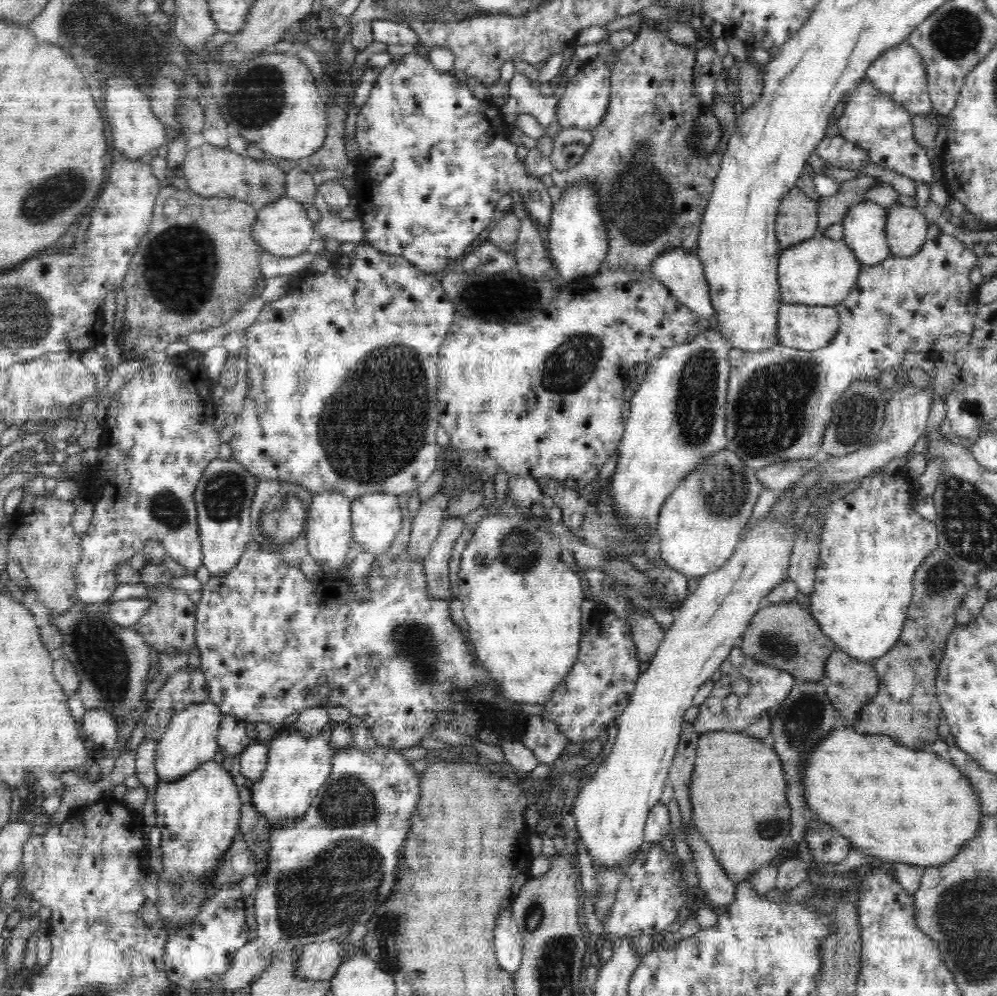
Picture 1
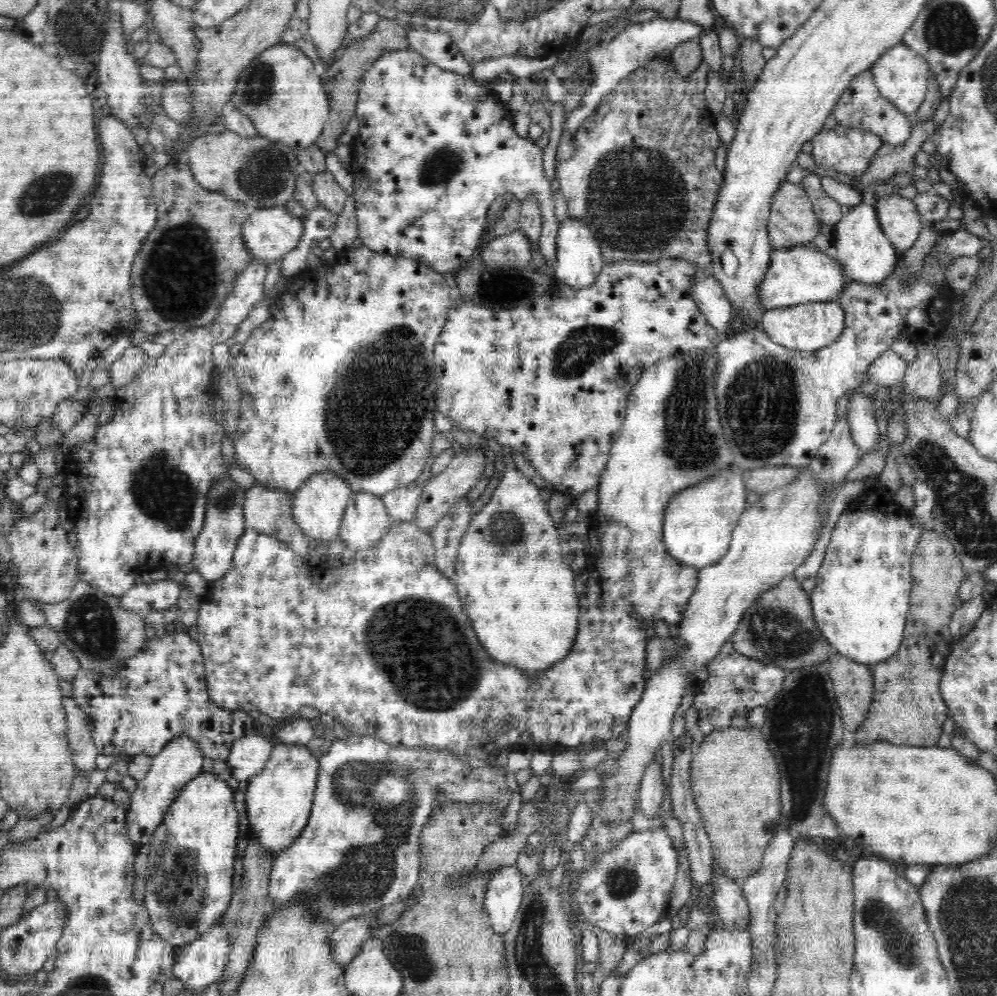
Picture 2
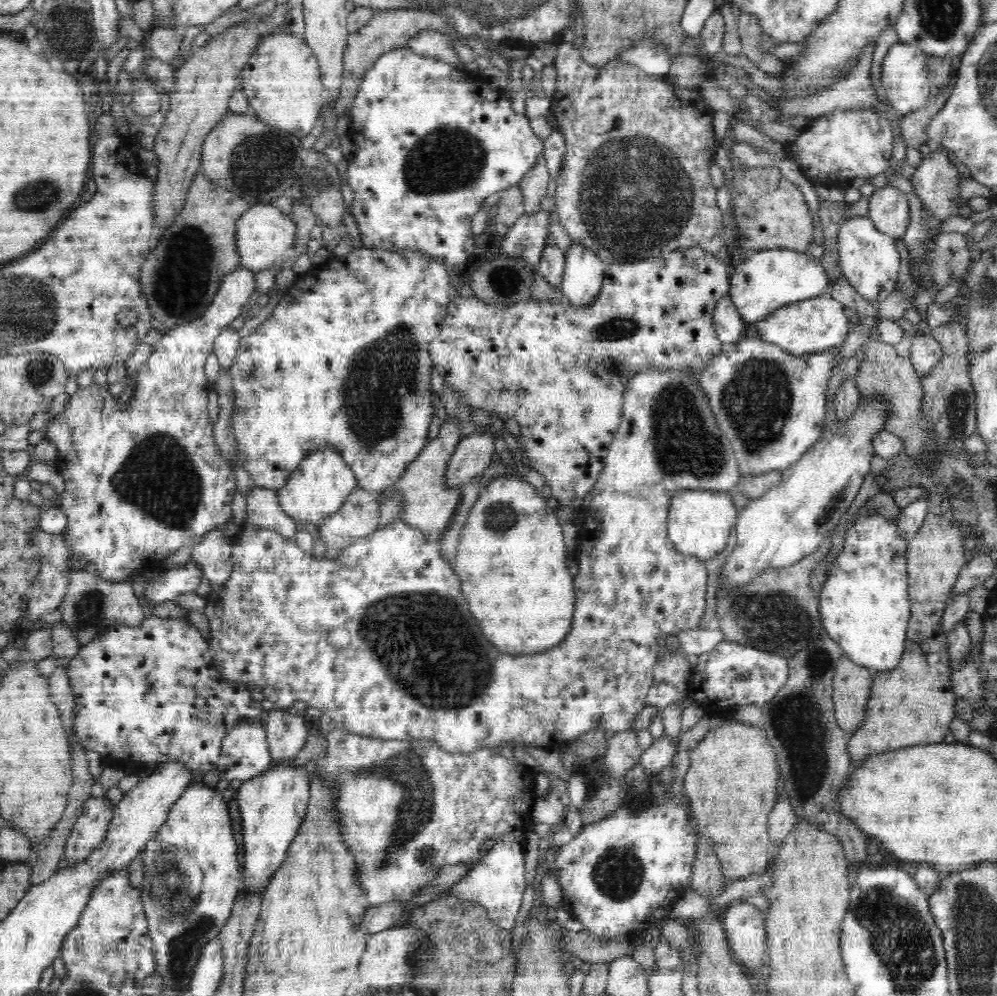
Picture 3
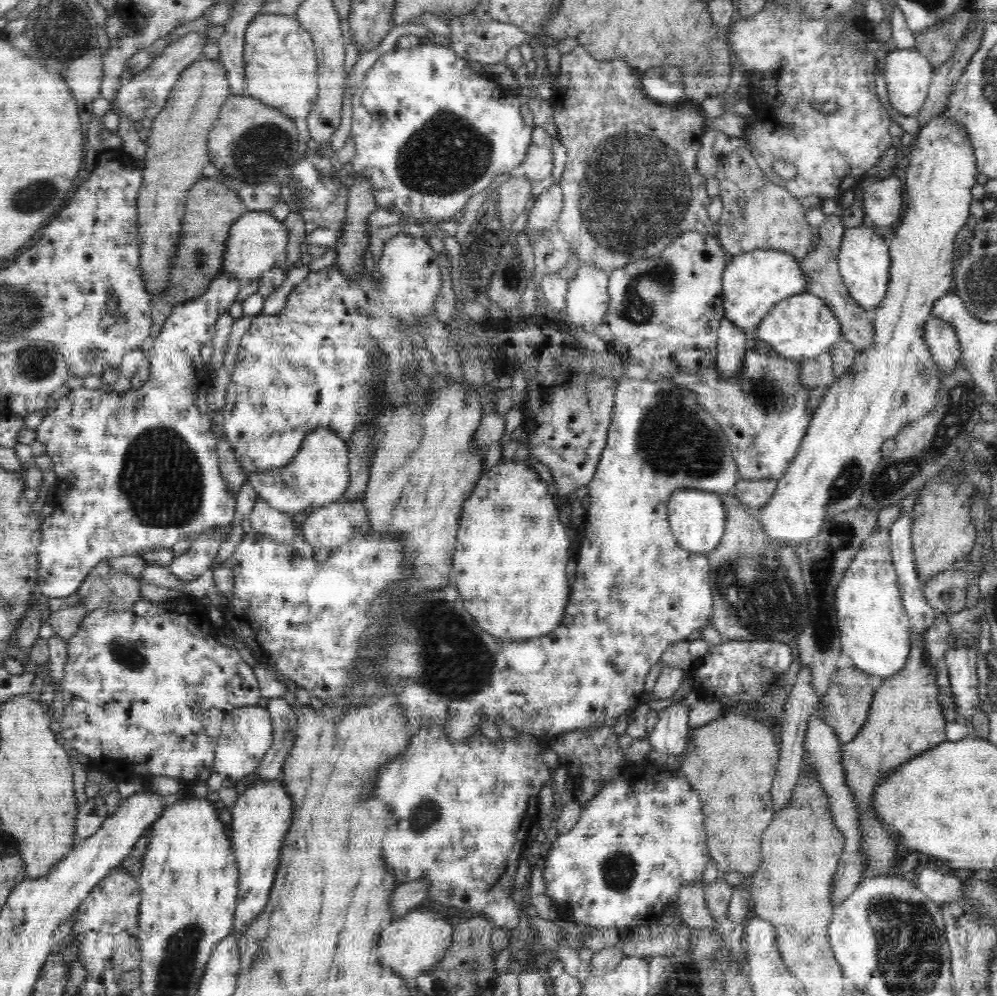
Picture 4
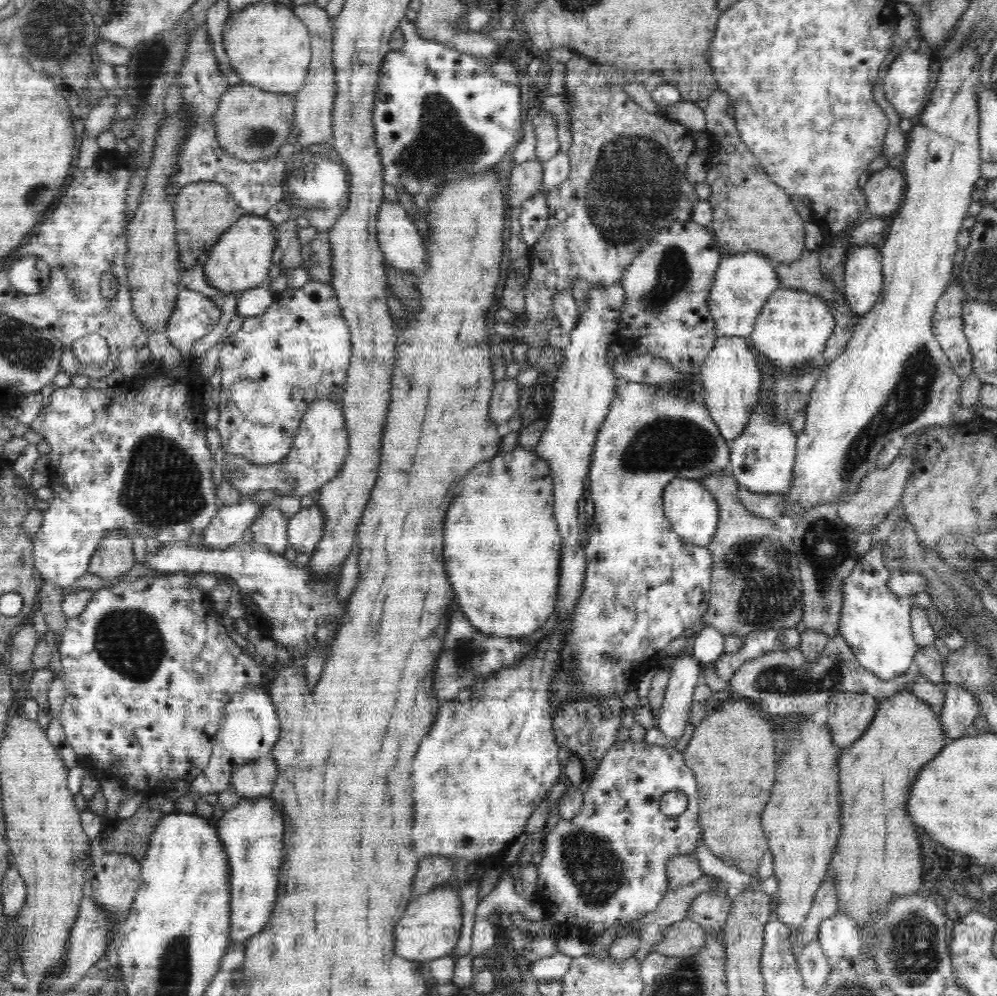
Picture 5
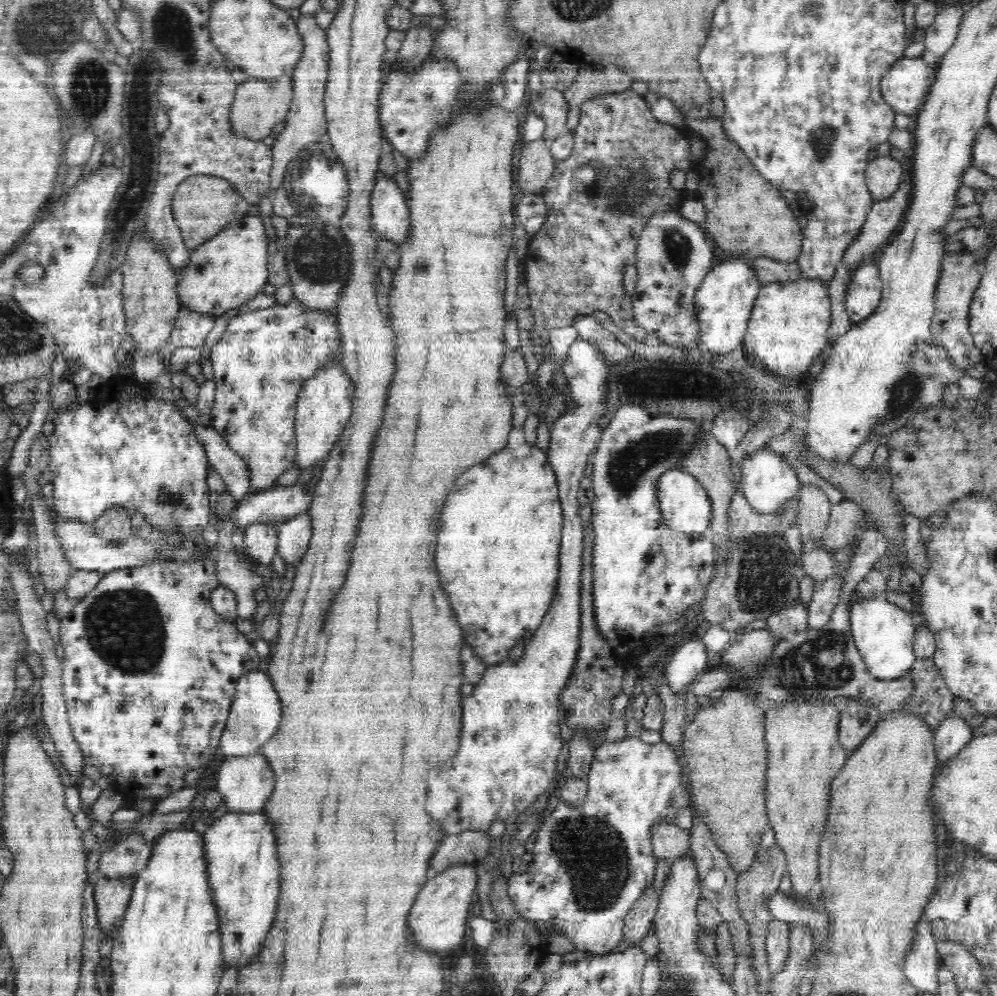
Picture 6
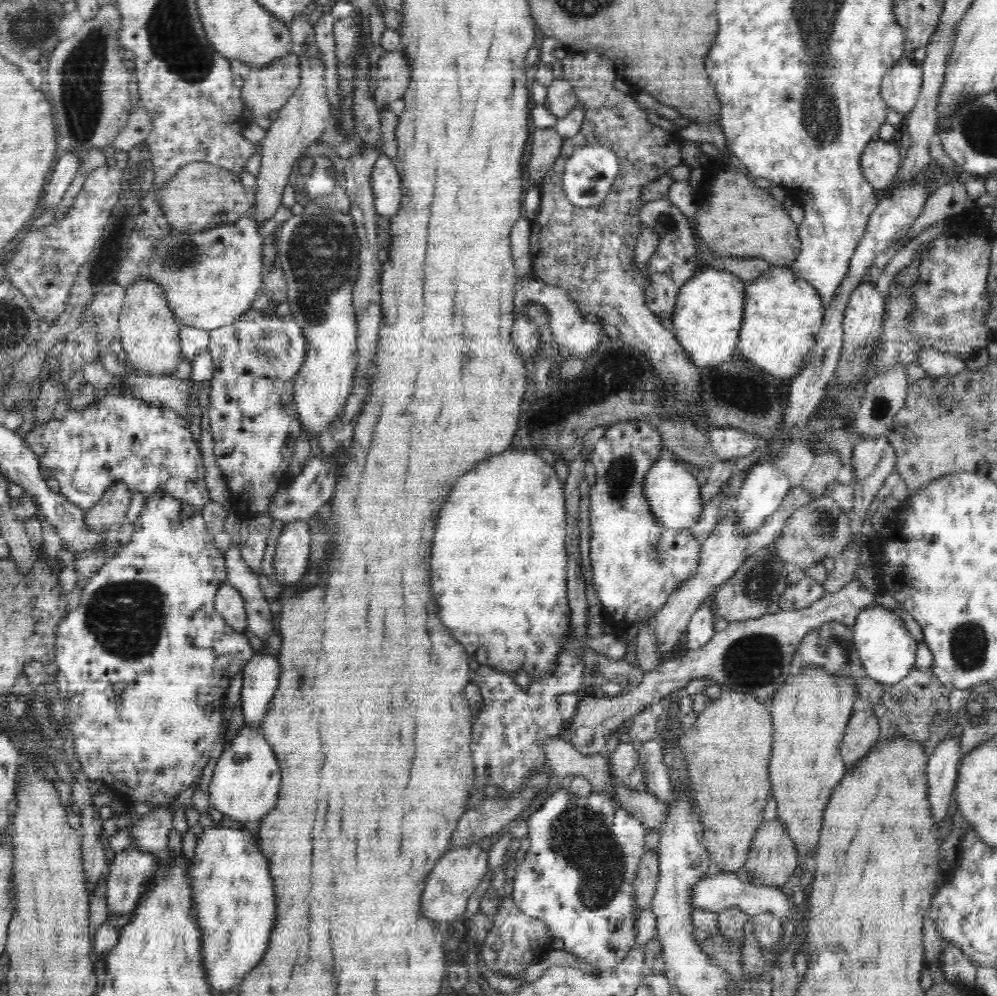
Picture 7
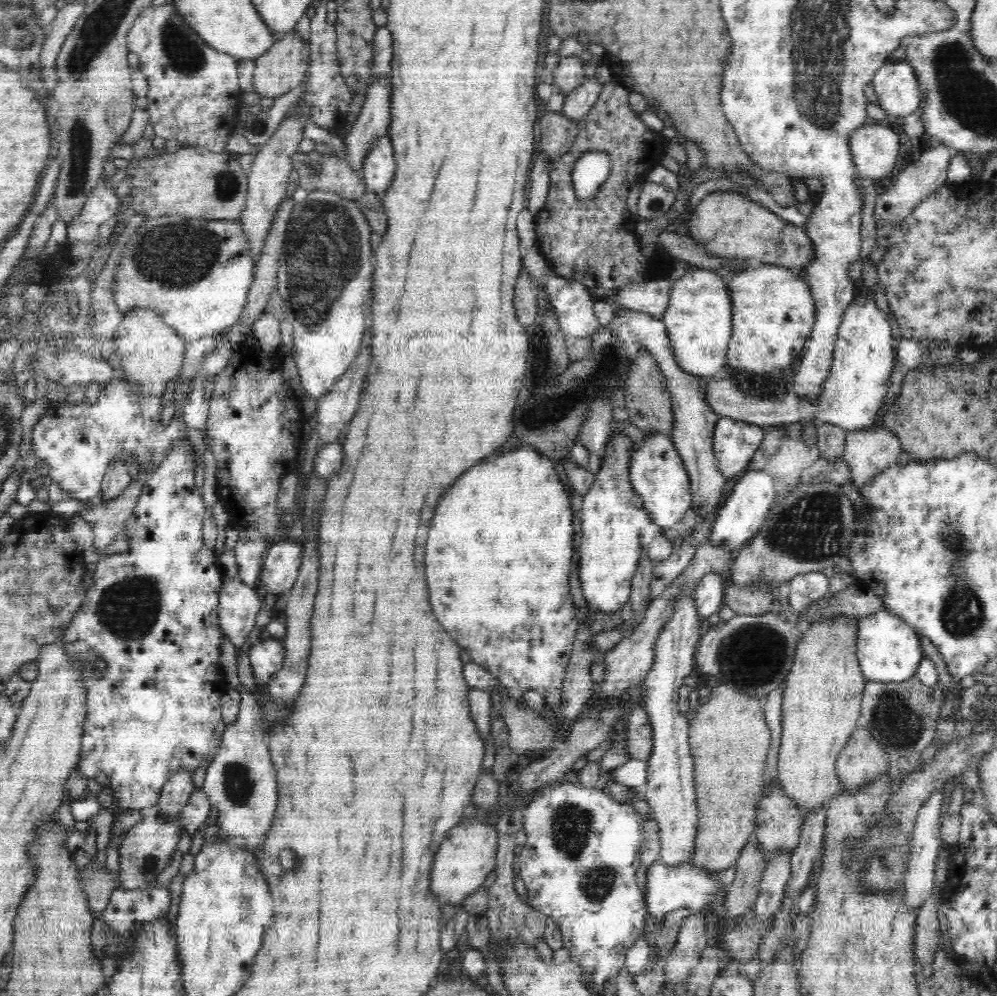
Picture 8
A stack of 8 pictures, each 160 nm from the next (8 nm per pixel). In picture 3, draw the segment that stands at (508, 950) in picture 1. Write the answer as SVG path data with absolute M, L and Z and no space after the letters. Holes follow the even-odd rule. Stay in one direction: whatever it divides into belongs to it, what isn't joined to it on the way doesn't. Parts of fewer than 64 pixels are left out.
M339 727L327 734L327 753L324 758L312 763L309 773L318 775L321 780L335 780L338 790L336 810L342 826L340 840L354 856L358 868L356 880L358 886L364 888L361 900L368 907L384 905L392 900L410 900L416 891L436 878L442 866L470 863L472 870L460 882L442 892L439 900L457 898L474 901L487 911L500 928L512 929L516 924L522 894L527 885L524 869L525 838L528 828L534 824L531 810L538 798L534 783L538 770L534 766L520 766L490 748L452 754L433 740L425 738L399 741L375 739ZM496 838L503 841L482 857L481 844Z

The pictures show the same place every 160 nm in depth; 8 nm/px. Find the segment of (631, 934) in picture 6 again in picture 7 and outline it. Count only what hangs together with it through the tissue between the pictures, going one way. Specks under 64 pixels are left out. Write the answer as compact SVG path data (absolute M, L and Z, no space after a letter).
M646 850L644 858L640 860L638 874L633 884L637 912L651 911L658 879L659 856L653 850Z

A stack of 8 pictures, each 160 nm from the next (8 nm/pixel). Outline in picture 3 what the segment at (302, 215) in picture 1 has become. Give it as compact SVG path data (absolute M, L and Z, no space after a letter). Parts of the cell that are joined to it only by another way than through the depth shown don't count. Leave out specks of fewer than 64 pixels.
M272 203L250 207L237 221L236 249L240 255L240 266L257 273L276 263L282 263L291 254L296 228L292 218L282 214Z

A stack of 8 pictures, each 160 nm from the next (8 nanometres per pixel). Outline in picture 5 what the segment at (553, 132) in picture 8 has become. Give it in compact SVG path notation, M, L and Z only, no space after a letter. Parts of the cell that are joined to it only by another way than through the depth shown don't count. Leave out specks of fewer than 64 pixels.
M532 160L512 169L510 188L508 188L508 206L519 208L525 200L536 193L542 193L543 164Z

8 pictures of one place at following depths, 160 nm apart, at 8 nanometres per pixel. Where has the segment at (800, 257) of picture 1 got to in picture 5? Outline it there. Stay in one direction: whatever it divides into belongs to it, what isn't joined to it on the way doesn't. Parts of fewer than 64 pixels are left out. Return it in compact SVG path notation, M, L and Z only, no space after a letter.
M754 251L727 255L720 260L708 306L716 325L716 336L748 338L752 334L762 307L776 290L782 288L776 264L766 255Z

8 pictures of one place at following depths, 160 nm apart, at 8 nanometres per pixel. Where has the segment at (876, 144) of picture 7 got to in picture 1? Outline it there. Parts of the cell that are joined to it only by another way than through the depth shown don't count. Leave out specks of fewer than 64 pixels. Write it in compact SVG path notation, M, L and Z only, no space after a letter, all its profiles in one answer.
M895 203L888 207L886 238L893 256L910 257L921 251L929 226L926 216L917 206Z

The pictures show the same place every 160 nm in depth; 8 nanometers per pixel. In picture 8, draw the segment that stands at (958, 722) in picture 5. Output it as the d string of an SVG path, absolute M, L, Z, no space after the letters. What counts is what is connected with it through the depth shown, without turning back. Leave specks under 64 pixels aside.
M949 783L944 784L944 786L946 787L940 787L929 794L929 797L920 807L915 820L915 827L910 840L911 852L903 880L904 889L906 889L904 895L906 895L907 908L911 912L918 912L922 908L922 904L926 902L925 900L934 884L934 863L943 842L940 838L942 804L945 803L948 796Z

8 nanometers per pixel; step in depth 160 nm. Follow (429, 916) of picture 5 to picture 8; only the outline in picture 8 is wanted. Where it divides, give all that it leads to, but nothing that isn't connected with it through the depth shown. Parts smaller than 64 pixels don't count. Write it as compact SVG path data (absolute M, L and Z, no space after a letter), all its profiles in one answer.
M474 815L462 817L460 824L448 831L436 853L429 878L431 893L437 896L440 903L460 907L470 894L482 887L488 874L495 870L497 846L496 826L482 823Z

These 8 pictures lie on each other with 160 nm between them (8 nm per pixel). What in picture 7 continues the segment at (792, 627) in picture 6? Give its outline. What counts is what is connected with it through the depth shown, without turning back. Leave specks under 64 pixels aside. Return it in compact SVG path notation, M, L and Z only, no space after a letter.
M804 577L792 584L779 598L780 610L802 610L808 608L812 602L816 602L824 596L823 585L816 583L810 577Z

